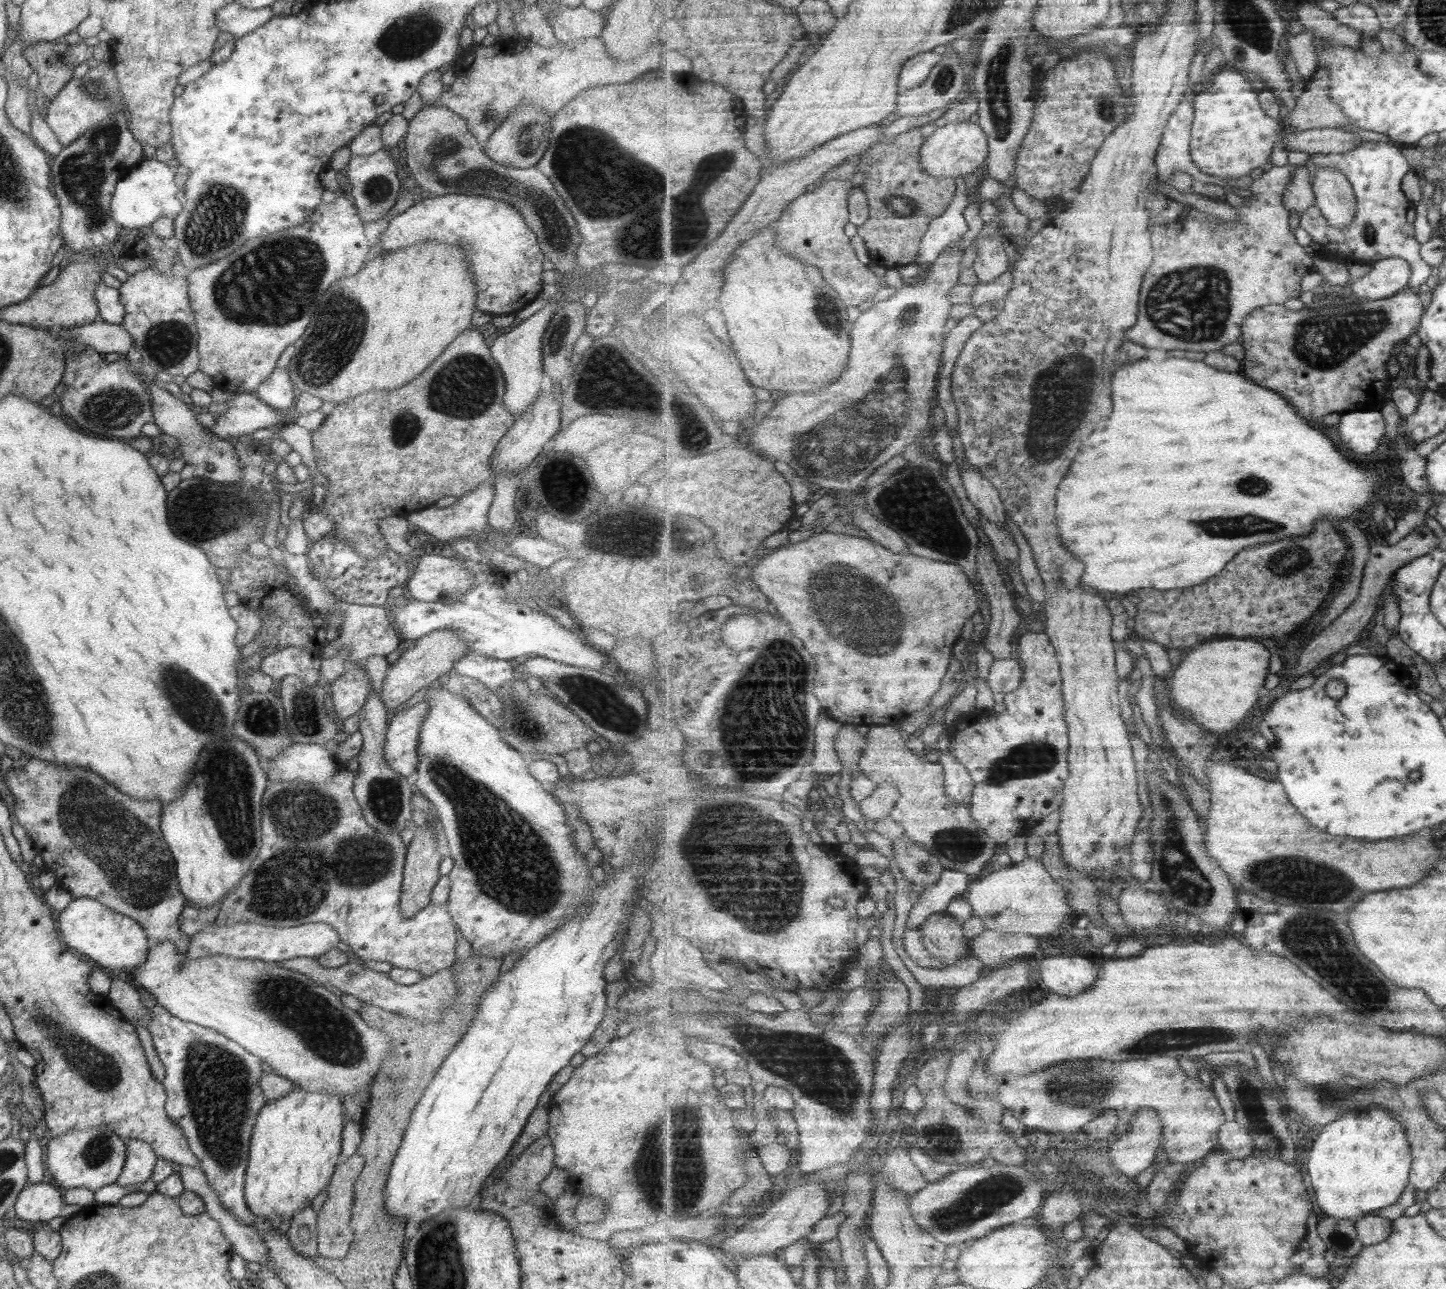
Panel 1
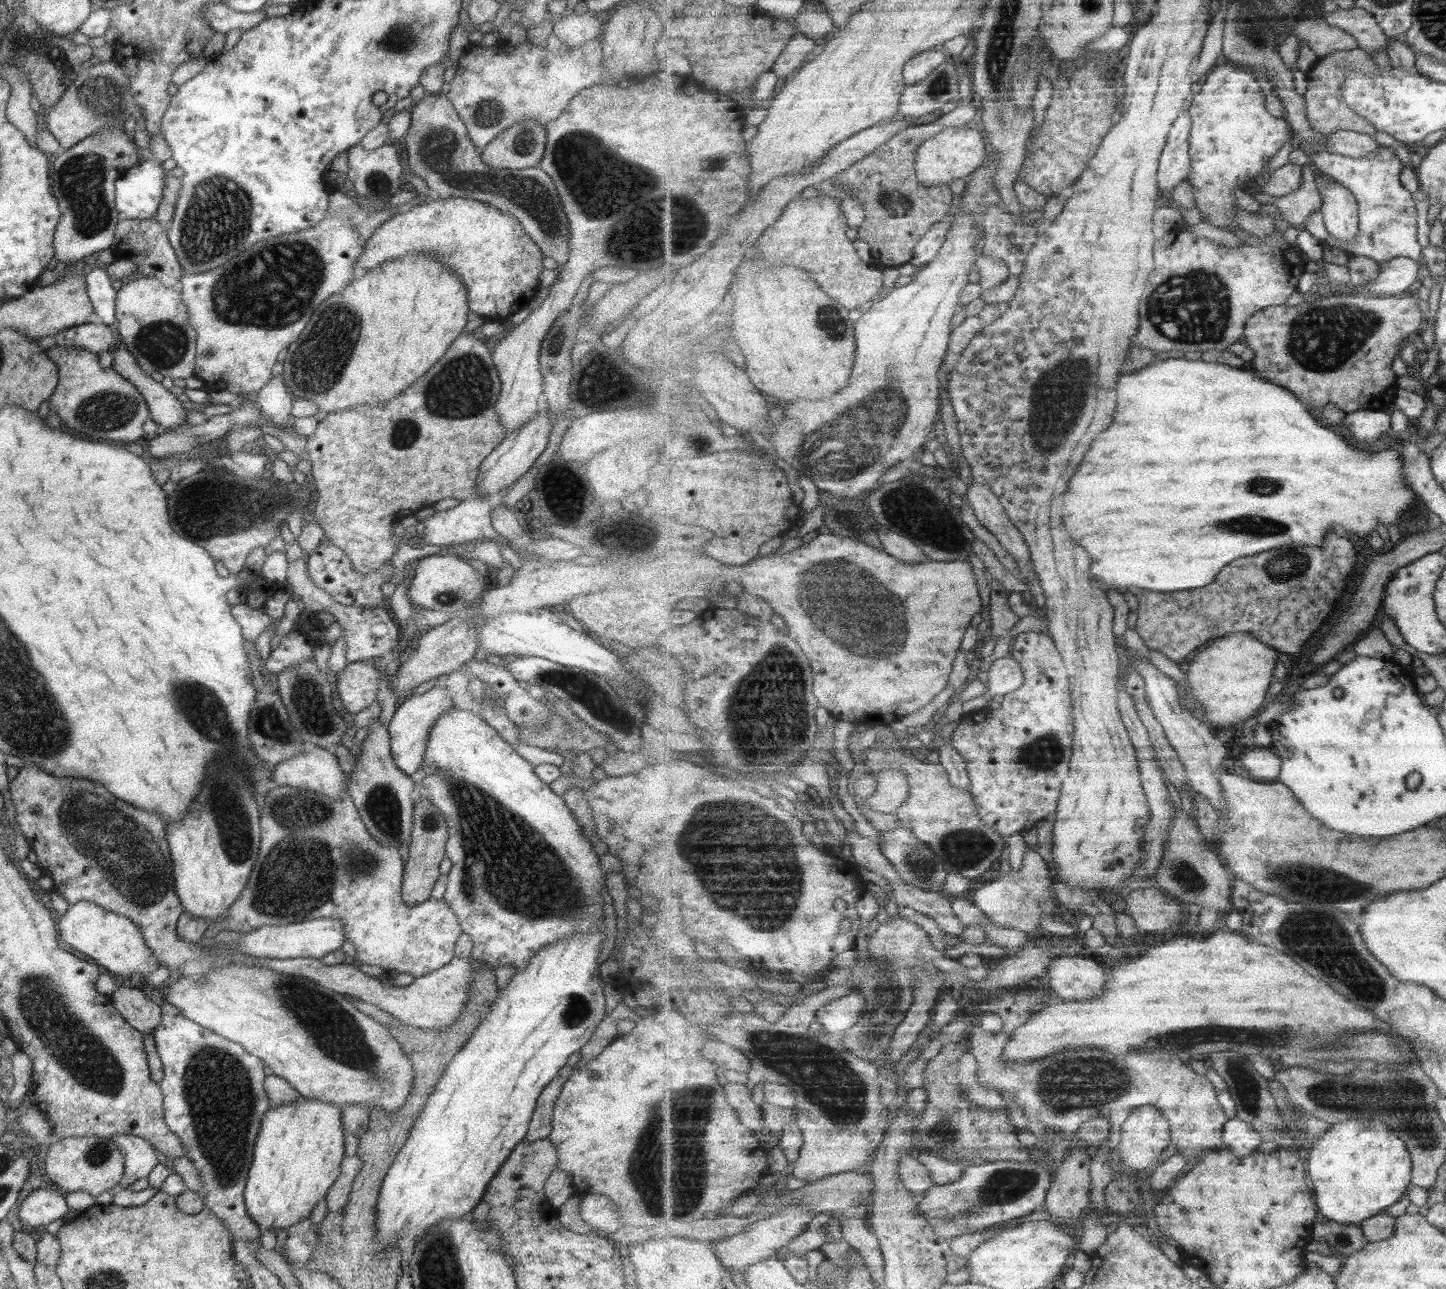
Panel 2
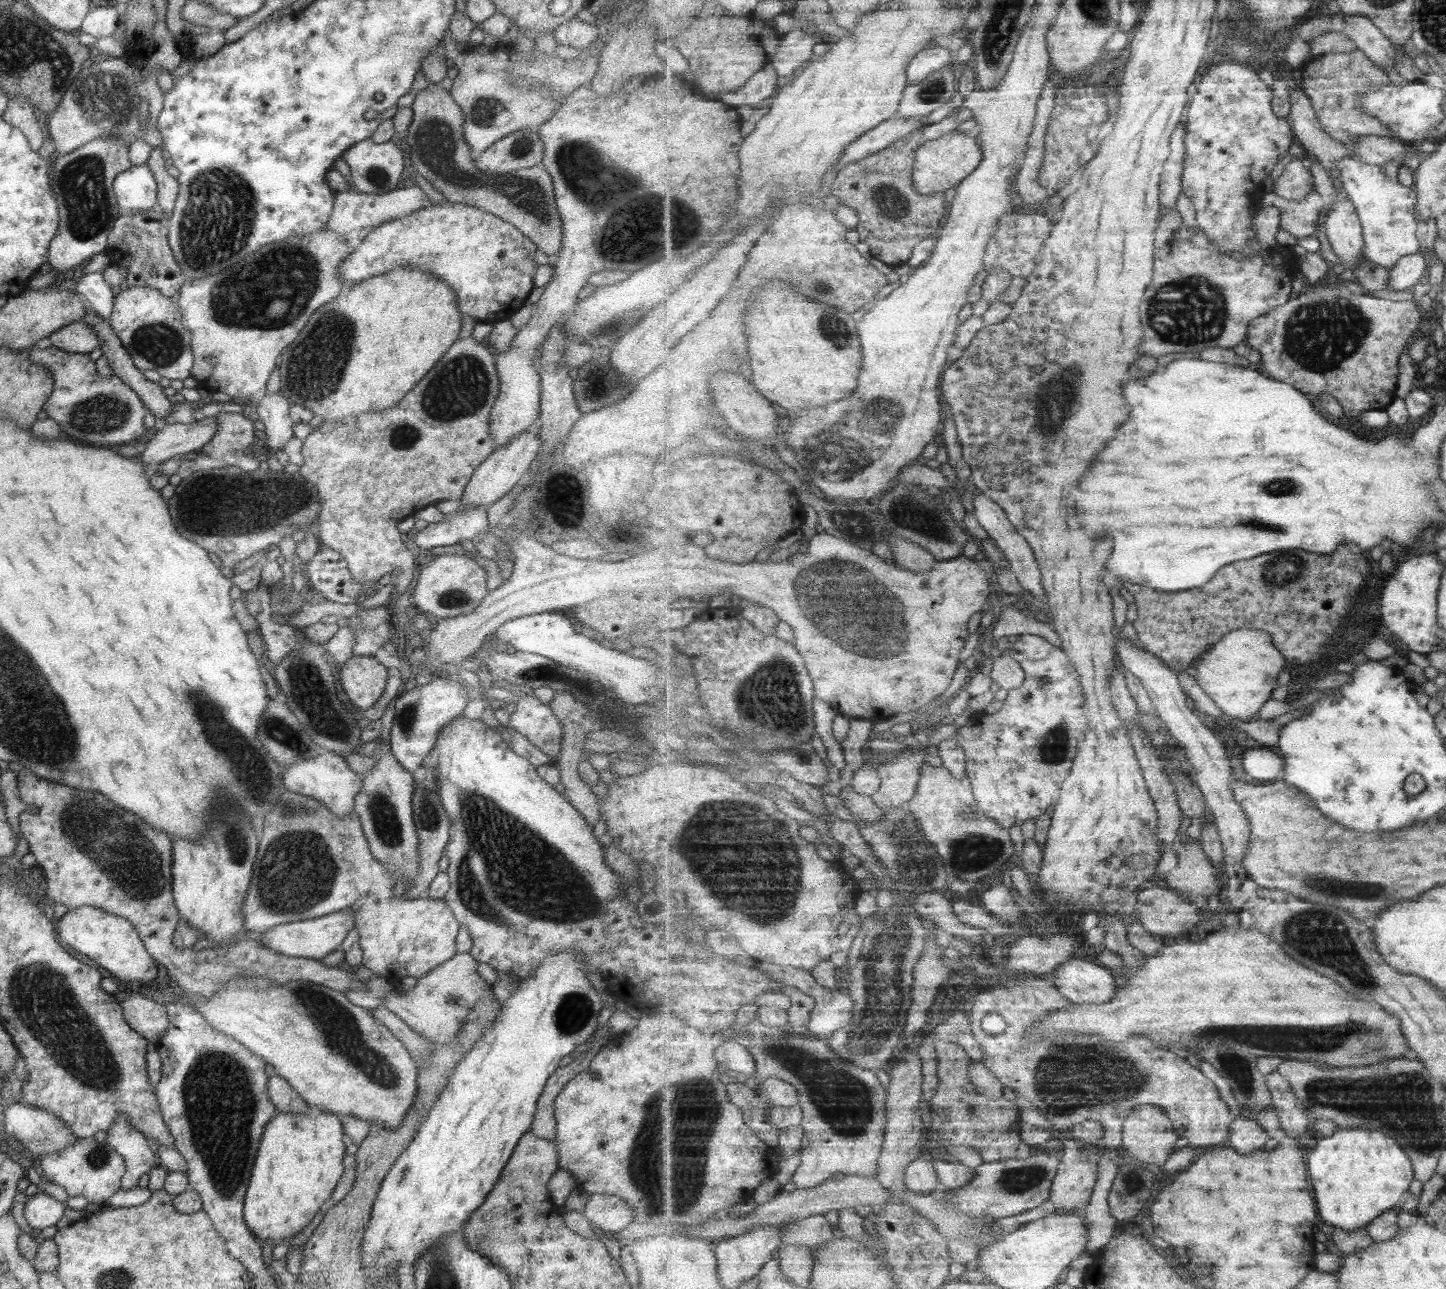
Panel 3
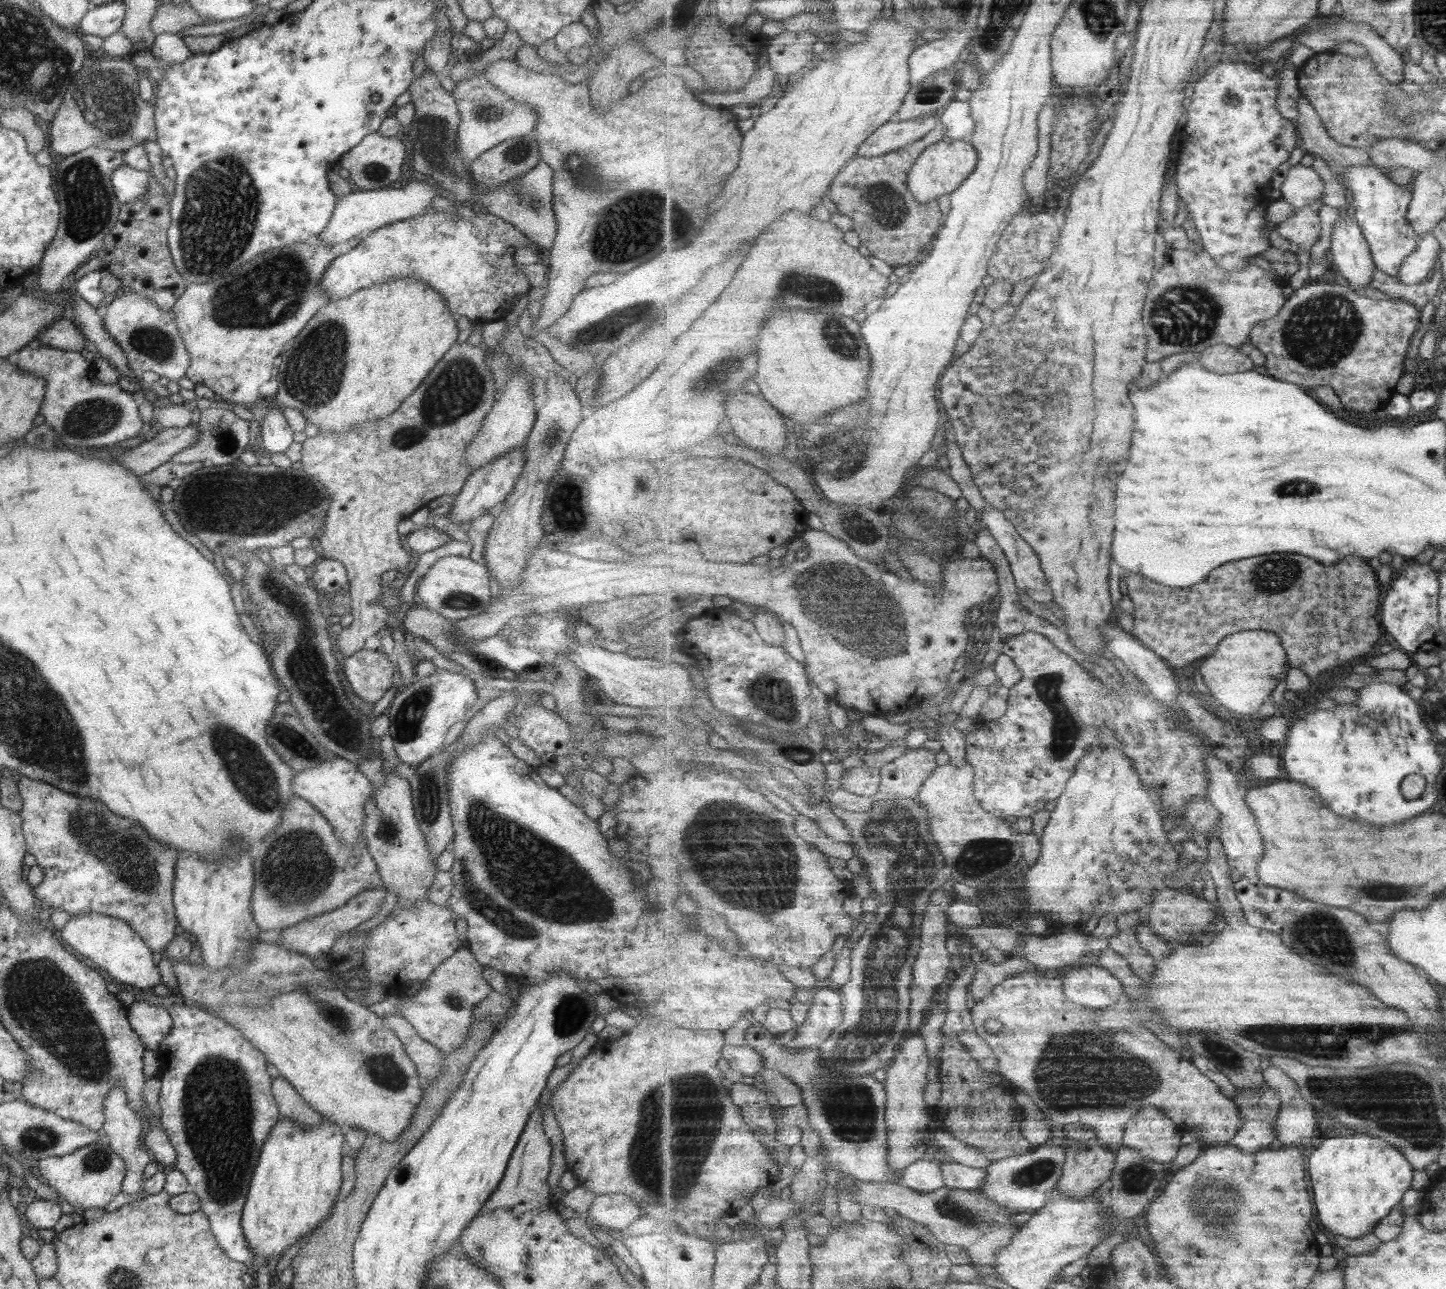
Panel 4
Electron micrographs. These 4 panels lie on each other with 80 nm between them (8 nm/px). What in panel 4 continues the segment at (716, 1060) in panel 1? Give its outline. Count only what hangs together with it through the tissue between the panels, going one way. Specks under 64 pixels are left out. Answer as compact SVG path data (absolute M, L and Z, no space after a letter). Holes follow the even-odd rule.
M725 1045L723 1058L729 1062L730 1068L742 1075L759 1077L764 1070L764 1058L761 1053L751 1045Z

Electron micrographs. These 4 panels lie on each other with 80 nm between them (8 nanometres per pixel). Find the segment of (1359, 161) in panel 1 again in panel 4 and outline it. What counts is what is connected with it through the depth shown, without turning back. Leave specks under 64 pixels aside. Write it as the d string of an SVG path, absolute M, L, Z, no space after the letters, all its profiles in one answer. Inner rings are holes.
M1350 166L1345 176L1347 188L1353 193L1353 217L1368 239L1376 268L1397 277L1404 260L1417 250L1420 237L1414 232L1408 219L1413 200L1413 188L1401 186L1390 179L1388 169L1377 166Z

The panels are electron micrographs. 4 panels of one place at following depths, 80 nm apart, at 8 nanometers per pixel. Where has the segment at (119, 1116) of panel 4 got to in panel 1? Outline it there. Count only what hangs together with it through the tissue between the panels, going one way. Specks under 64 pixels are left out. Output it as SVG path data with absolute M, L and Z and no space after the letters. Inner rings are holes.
M124 1139L124 1145L124 1165L115 1183L125 1186L145 1182L147 1178L150 1178L158 1156L146 1142L137 1139Z

